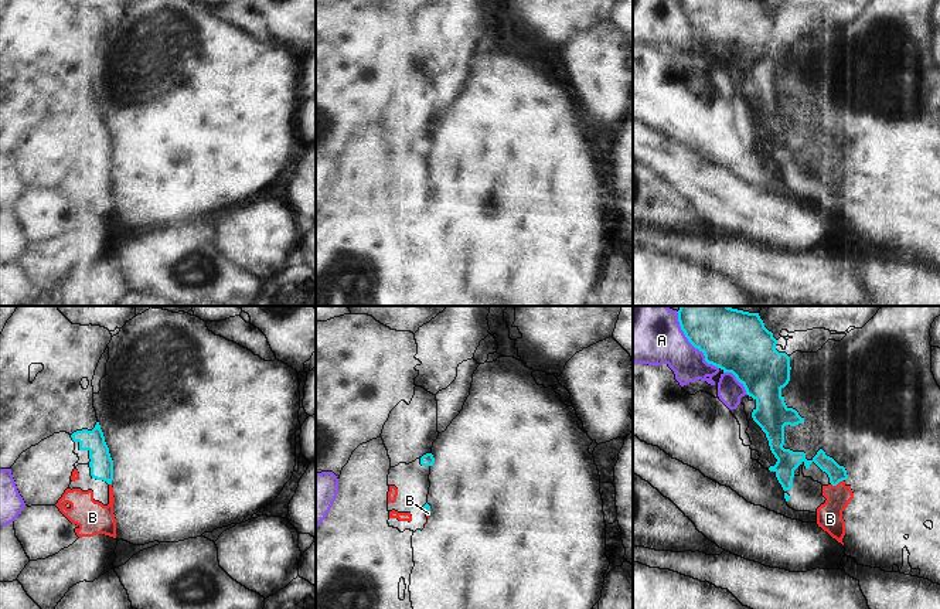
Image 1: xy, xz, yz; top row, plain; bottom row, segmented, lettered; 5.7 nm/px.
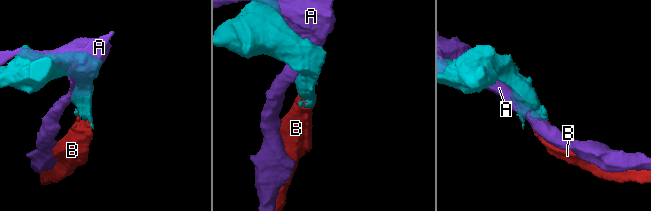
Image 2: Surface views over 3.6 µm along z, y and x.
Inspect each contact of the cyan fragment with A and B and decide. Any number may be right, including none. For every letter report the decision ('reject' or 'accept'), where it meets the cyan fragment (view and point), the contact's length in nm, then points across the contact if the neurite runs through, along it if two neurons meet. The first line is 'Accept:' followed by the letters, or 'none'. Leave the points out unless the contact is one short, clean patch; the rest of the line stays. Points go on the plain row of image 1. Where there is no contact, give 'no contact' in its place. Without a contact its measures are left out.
Accept: B
A: reject | yz (694, 29) | 380 nm
B: accept | yz (837, 166) | 80 nm | across yz (837, 156), (837, 166), (837, 184), (830, 201)

